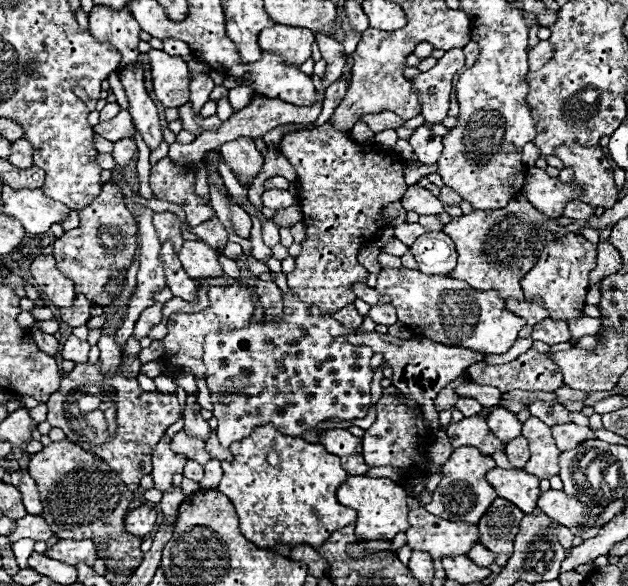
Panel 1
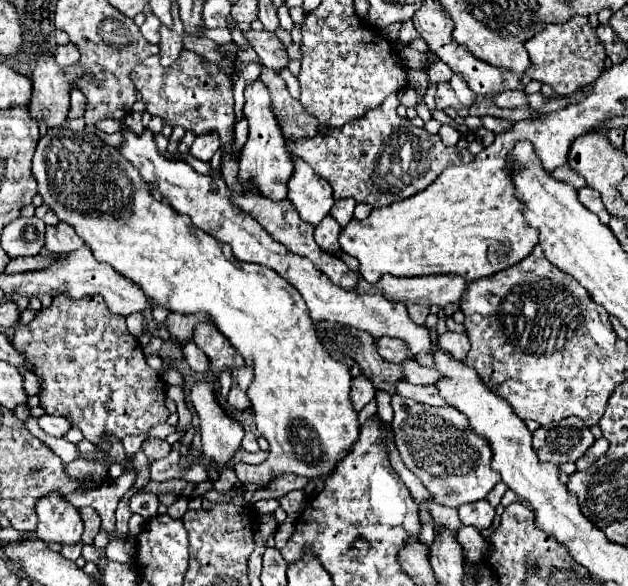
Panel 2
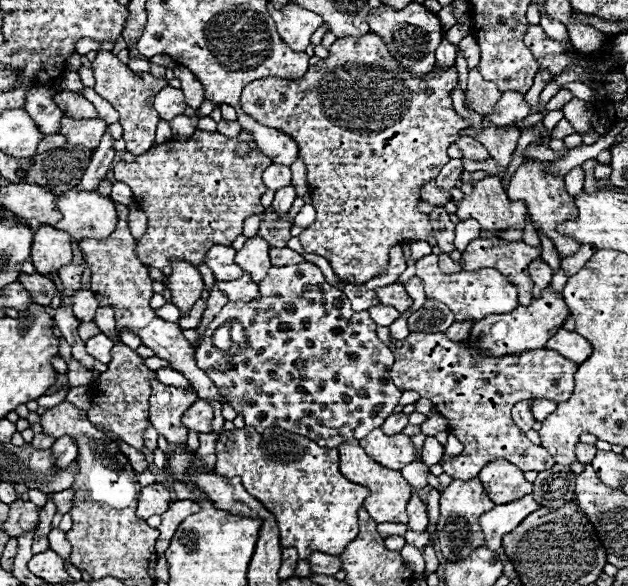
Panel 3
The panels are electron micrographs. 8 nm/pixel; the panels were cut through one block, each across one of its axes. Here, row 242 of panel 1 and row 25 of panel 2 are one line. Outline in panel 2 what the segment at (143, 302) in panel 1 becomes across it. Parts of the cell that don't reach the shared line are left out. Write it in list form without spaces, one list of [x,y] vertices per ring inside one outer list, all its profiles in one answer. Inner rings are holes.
[[[150,14],[150,16],[146,18],[146,22],[140,26],[140,30],[142,30],[144,38],[146,38],[150,44],[158,44],[158,42],[160,42],[160,20],[158,20],[154,14]]]

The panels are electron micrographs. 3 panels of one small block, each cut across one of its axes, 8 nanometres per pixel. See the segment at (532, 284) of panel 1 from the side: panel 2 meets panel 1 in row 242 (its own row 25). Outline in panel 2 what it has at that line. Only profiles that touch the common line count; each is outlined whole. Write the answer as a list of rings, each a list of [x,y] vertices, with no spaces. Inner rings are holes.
[[[572,16],[572,20],[566,20],[564,24],[548,24],[548,28],[544,28],[524,46],[532,62],[526,74],[532,80],[550,84],[560,96],[568,96],[570,92],[576,92],[576,88],[592,84],[592,80],[596,80],[604,70],[606,52],[586,16]]]

